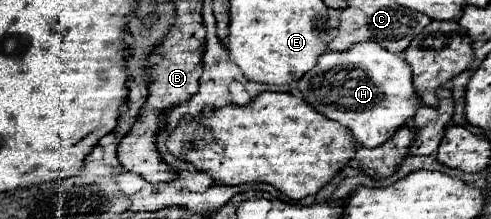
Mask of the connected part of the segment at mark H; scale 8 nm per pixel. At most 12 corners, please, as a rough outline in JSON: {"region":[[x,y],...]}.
{"region":[[376,42],[322,54],[298,80],[320,114],[380,146],[420,100]]}

